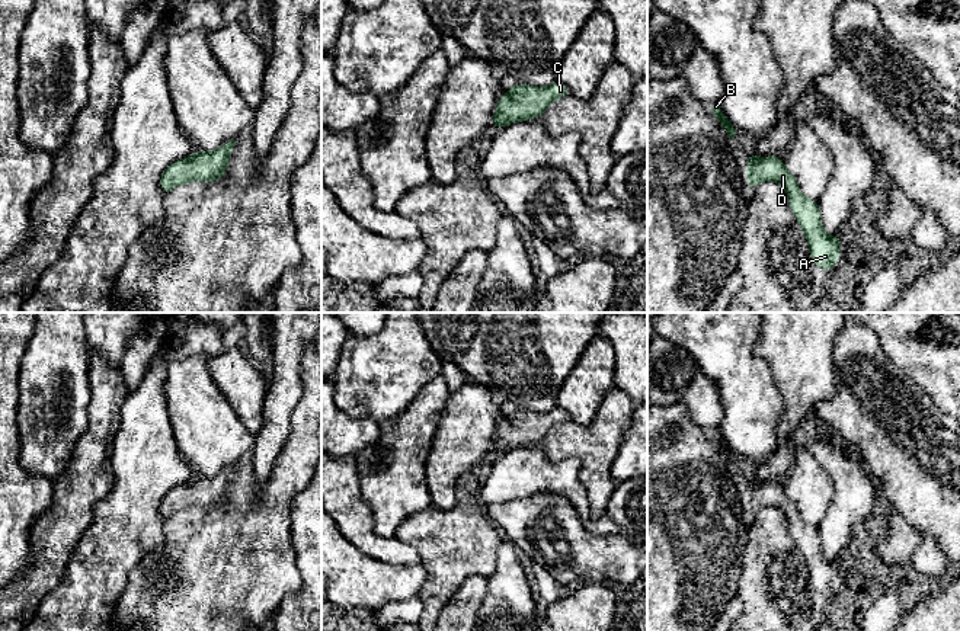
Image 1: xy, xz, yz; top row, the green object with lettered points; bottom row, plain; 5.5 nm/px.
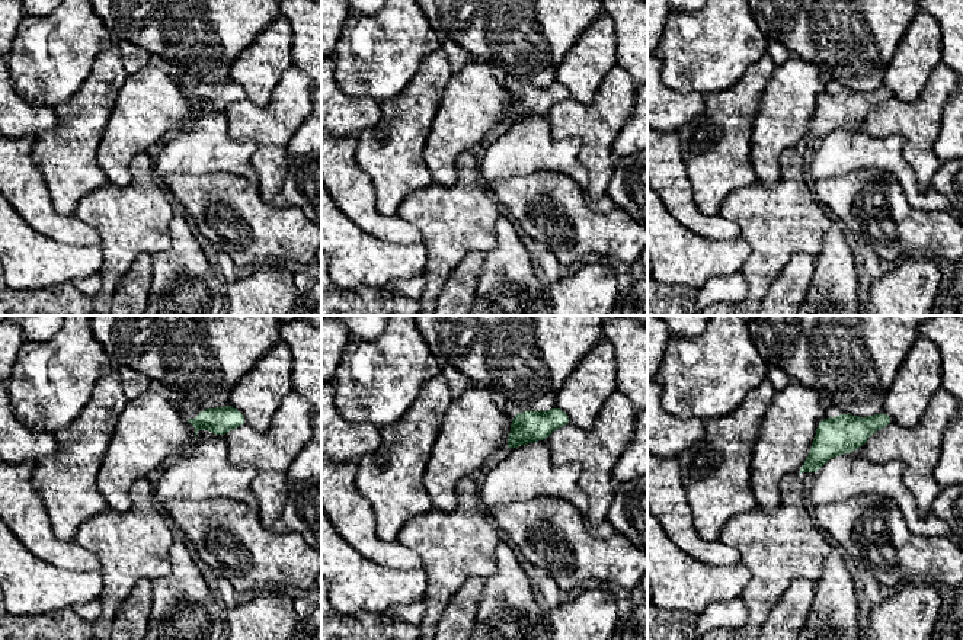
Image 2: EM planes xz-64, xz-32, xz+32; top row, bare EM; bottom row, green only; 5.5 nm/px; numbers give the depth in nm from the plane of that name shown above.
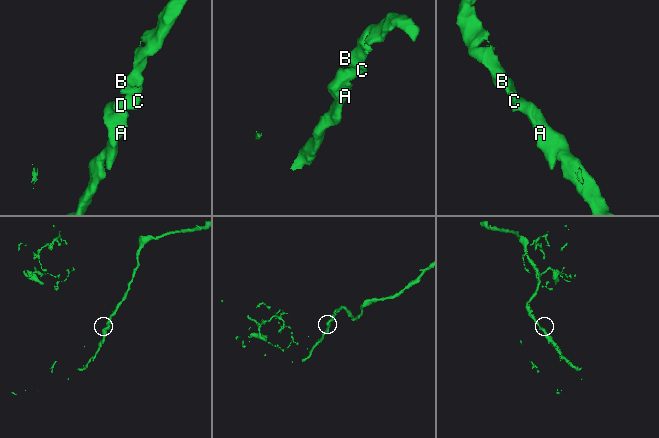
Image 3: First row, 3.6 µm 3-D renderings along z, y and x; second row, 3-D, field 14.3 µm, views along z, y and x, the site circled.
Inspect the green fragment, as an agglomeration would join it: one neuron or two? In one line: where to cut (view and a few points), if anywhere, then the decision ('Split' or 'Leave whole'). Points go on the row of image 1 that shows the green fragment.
No split. Leave whole

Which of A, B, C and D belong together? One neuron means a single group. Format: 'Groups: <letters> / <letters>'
Groups: A B C D

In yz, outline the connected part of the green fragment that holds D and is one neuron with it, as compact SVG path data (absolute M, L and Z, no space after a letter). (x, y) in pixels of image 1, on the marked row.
M748 156L746 186L756 188L762 182L778 182L785 188L788 205L803 230L812 263L831 272L841 257L839 247L842 236L829 237L822 227L819 202L807 199L800 190L797 179L785 169L781 156L756 157Z

